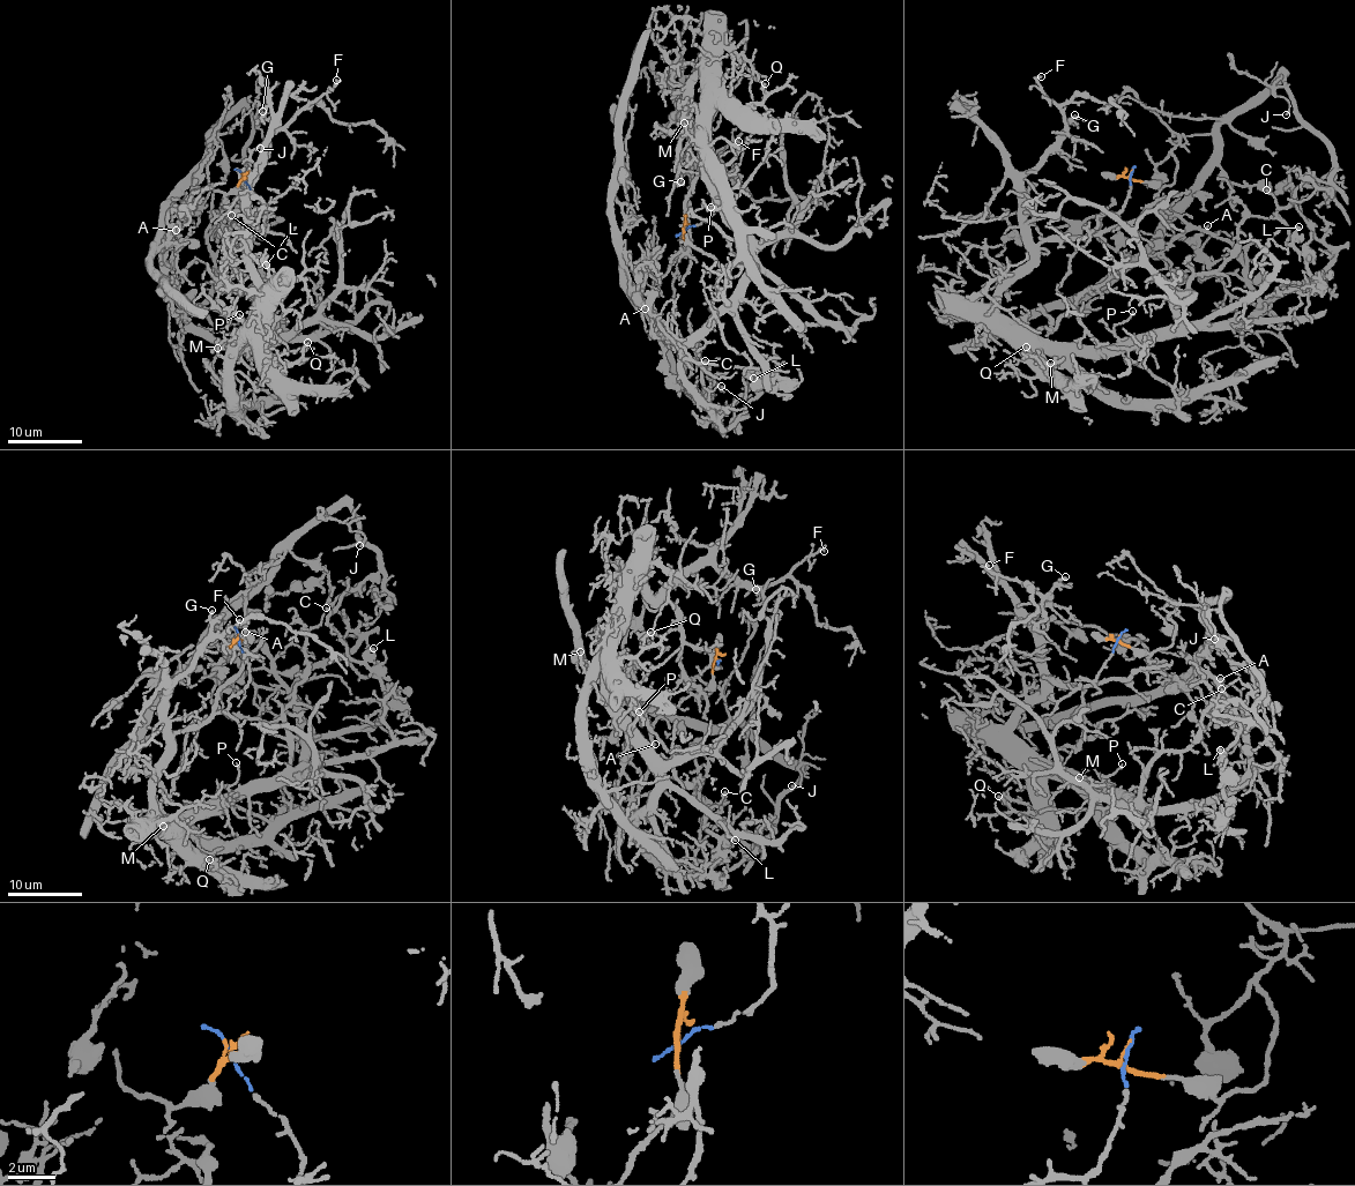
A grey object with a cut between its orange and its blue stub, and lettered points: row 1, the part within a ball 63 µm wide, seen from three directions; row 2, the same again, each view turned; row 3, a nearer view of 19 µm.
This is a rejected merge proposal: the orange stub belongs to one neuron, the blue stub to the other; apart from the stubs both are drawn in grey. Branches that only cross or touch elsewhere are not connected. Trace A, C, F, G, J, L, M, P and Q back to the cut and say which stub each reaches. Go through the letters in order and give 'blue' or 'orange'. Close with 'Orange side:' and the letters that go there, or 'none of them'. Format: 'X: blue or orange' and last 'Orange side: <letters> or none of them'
A: orange
C: orange
F: blue
G: blue
J: orange
L: orange
M: blue
P: blue
Q: blue
Orange side: A, C, J, L

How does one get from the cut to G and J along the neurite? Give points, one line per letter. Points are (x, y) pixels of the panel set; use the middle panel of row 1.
G: (684, 231), (713, 207), (699, 140), (678, 117), (692, 161), (680, 183)
J: (684, 231), (684, 253), (659, 281), (654, 310), (668, 352), (695, 390), (712, 380), (722, 386)

